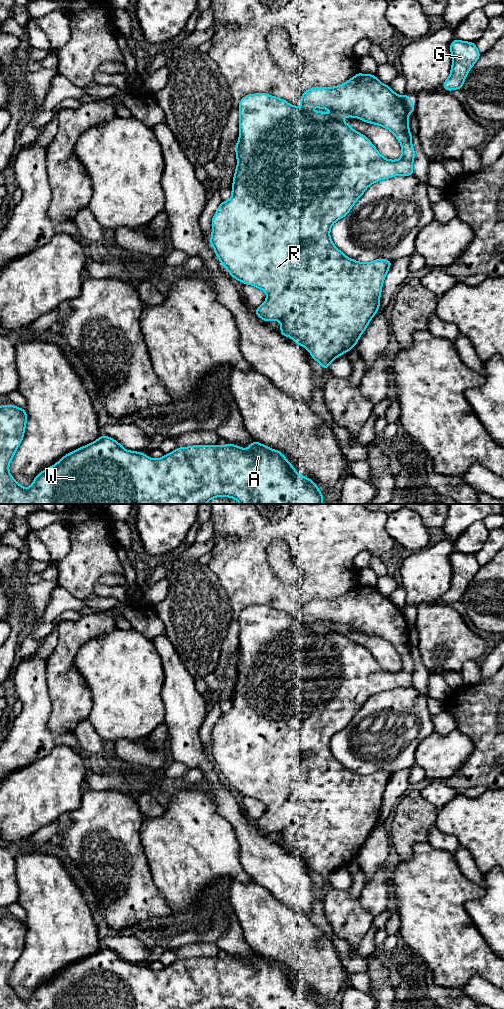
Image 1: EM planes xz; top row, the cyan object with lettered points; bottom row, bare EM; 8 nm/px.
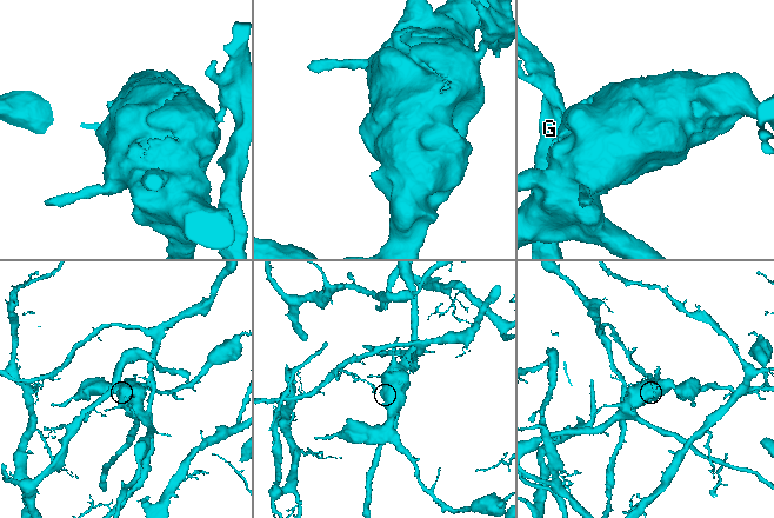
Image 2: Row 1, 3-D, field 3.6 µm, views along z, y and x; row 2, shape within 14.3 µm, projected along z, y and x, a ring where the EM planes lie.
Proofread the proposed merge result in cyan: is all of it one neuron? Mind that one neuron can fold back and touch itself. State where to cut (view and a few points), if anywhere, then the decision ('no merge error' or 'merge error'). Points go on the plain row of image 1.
cut xz (400, 609), (408, 625); merge error

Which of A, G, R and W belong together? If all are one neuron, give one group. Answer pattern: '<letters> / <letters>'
A R W / G

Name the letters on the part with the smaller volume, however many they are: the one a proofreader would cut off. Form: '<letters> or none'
G

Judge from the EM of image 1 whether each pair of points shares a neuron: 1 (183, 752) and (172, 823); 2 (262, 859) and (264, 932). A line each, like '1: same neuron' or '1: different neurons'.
1: different neurons
2: different neurons

